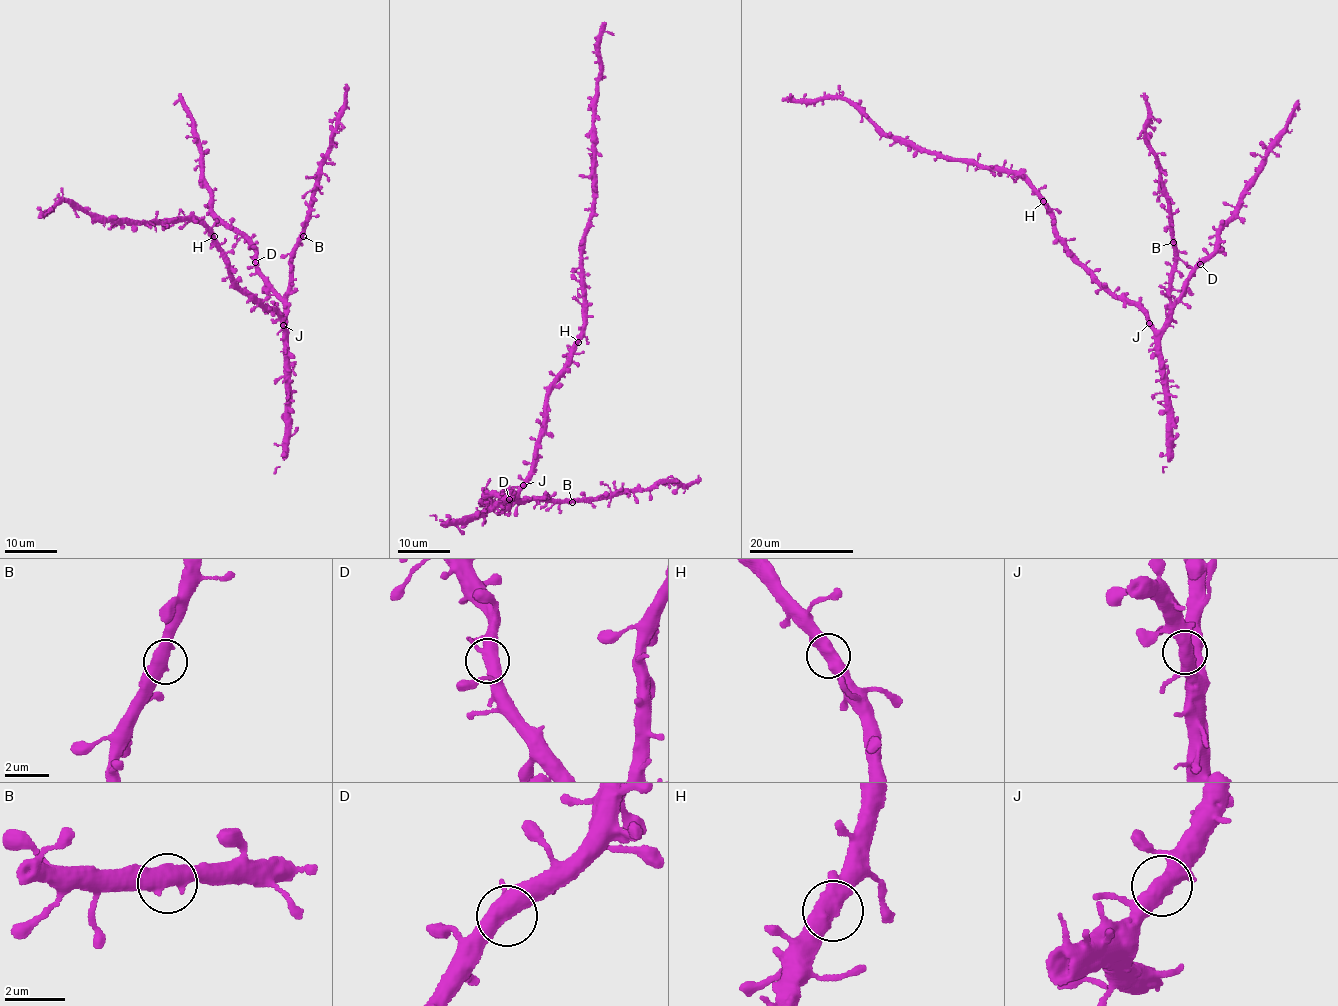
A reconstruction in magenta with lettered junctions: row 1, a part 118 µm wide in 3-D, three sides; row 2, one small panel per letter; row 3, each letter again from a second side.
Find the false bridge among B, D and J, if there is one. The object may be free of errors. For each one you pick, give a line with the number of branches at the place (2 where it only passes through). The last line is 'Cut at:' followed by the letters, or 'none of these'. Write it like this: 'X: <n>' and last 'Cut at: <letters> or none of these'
Cut at: none of these

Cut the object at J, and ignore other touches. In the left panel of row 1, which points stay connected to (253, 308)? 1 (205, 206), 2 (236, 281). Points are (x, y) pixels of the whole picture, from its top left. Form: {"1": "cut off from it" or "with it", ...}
{"1": "cut off from it", "2": "with it"}

